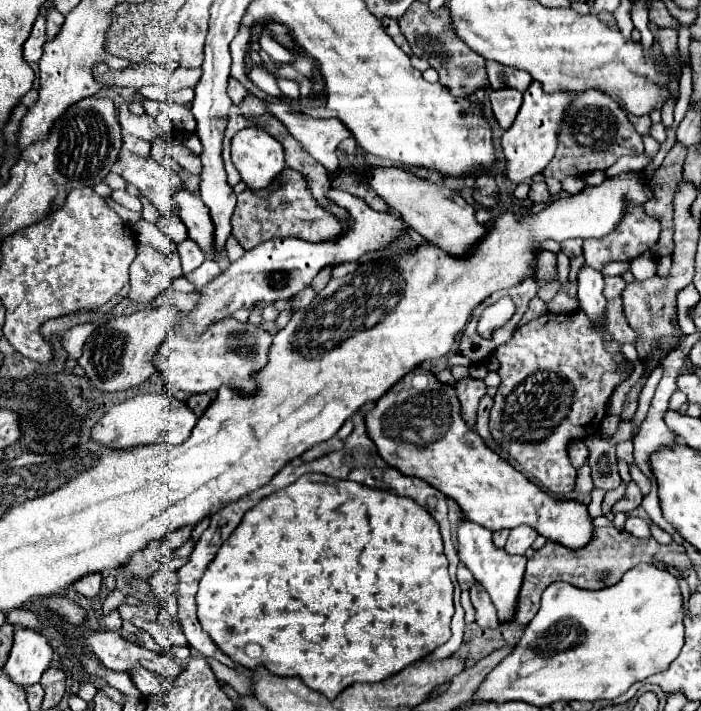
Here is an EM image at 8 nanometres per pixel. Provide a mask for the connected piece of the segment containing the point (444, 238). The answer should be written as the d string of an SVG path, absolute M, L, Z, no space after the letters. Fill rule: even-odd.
M375 167L371 173L367 173L367 177L369 185L391 207L391 211L401 213L409 227L451 257L465 257L465 253L471 253L473 245L477 245L477 241L481 241L481 237L487 233L487 227L477 223L473 205L469 205L459 193L445 189L439 183L421 179L399 167Z

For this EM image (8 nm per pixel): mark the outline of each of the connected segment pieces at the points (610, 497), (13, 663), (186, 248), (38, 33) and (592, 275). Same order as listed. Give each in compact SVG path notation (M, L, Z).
M621 481L621 485L617 487L617 489L613 489L613 491L609 491L607 495L605 495L605 501L603 501L603 511L605 513L609 513L609 507L613 507L621 497L623 497L623 493L625 493L625 483Z
M17 629L13 649L3 669L15 685L29 687L33 683L39 683L51 659L53 649L41 633L33 629Z
M185 239L179 245L179 255L181 255L181 263L183 263L183 275L191 273L193 269L197 269L205 261L205 253L201 253L197 243L191 239Z
M37 17L33 31L23 47L23 55L27 63L39 63L41 55L43 55L43 45L45 45L47 37L45 37L45 17Z
M591 267L579 271L579 291L577 299L581 309L593 321L593 325L605 325L605 297L603 297L603 275Z

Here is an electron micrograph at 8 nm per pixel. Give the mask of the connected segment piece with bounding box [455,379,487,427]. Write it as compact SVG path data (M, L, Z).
M465 379L465 381L459 381L455 389L457 389L457 399L461 401L461 411L463 411L465 423L469 427L473 427L479 399L485 395L487 387L481 379Z

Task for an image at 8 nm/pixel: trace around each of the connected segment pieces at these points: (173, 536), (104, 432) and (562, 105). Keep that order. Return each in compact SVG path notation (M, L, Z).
M185 525L185 527L179 527L177 531L169 533L169 541L171 541L171 547L181 547L189 537L191 537L191 531L195 529L195 525Z
M151 393L151 395L139 395L133 399L127 399L115 407L111 407L99 423L91 431L91 439L99 445L105 445L109 449L131 449L139 445L151 445L151 443L171 443L181 445L185 437L191 435L191 429L195 427L197 417L195 413L181 401Z
M537 81L531 83L531 87L523 95L523 105L519 109L515 123L501 137L501 147L505 155L505 171L503 171L505 177L509 177L515 183L521 181L527 183L547 167L557 149L557 131L561 127L561 119L573 97L575 93L565 93L565 91L549 95L541 89Z

